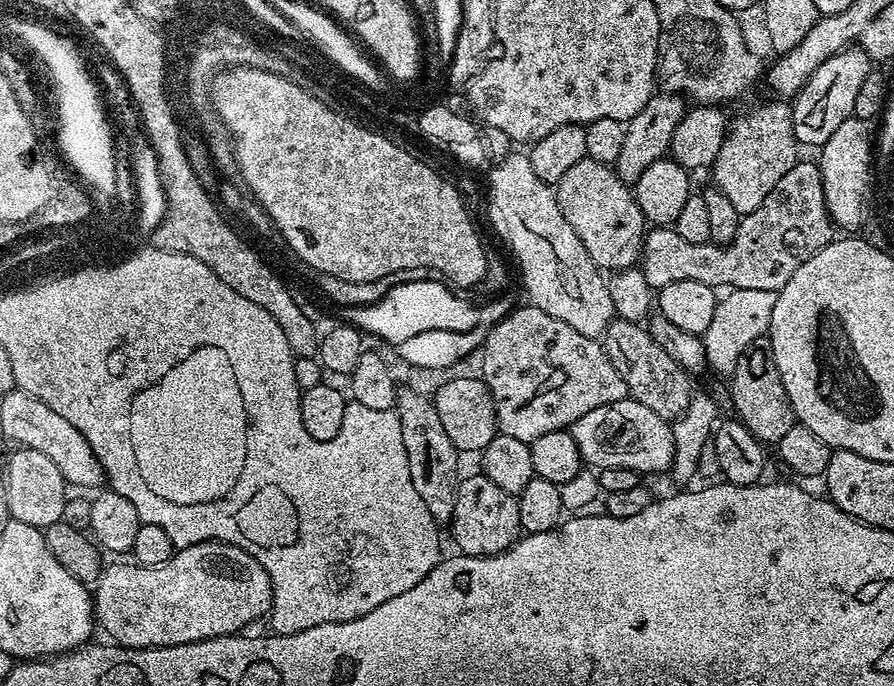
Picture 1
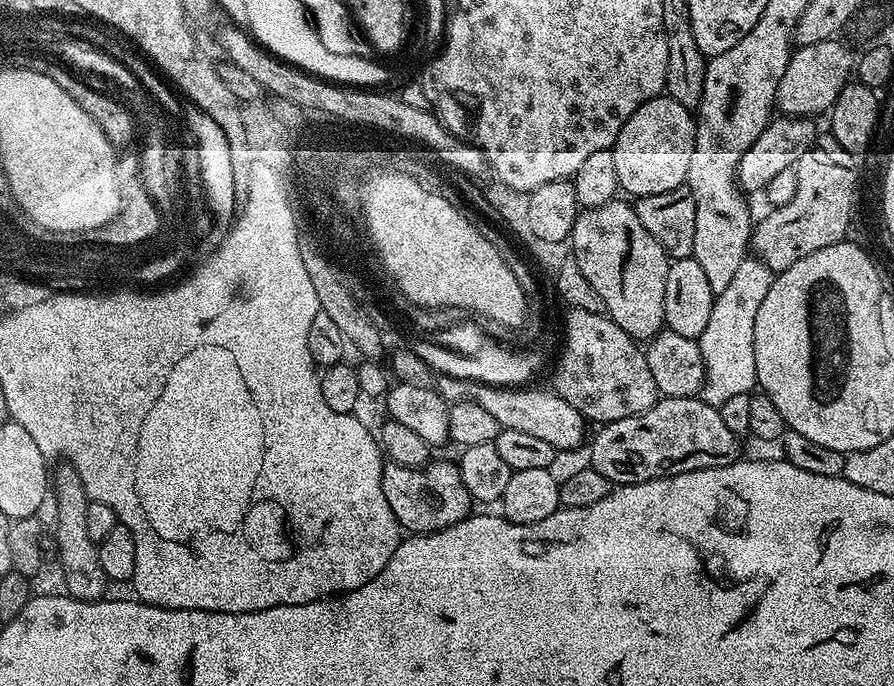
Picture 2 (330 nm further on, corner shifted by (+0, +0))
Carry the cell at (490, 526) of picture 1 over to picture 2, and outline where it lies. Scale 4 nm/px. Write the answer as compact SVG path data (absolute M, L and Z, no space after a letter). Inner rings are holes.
M435 460L422 468L407 468L391 462L384 465L382 494L386 494L386 502L390 502L390 510L394 510L394 518L398 518L405 533L437 532L473 515L474 501L462 482L459 467L453 461L451 464L448 460Z

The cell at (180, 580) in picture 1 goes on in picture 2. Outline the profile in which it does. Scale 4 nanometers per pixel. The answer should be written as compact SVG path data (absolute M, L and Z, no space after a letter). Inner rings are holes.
M64 462L54 472L54 500L56 496L56 548L60 551L60 568L64 571L67 595L75 600L99 600L105 595L106 577L96 557L97 545L86 534L86 510L89 498L84 493L82 478L71 464Z

